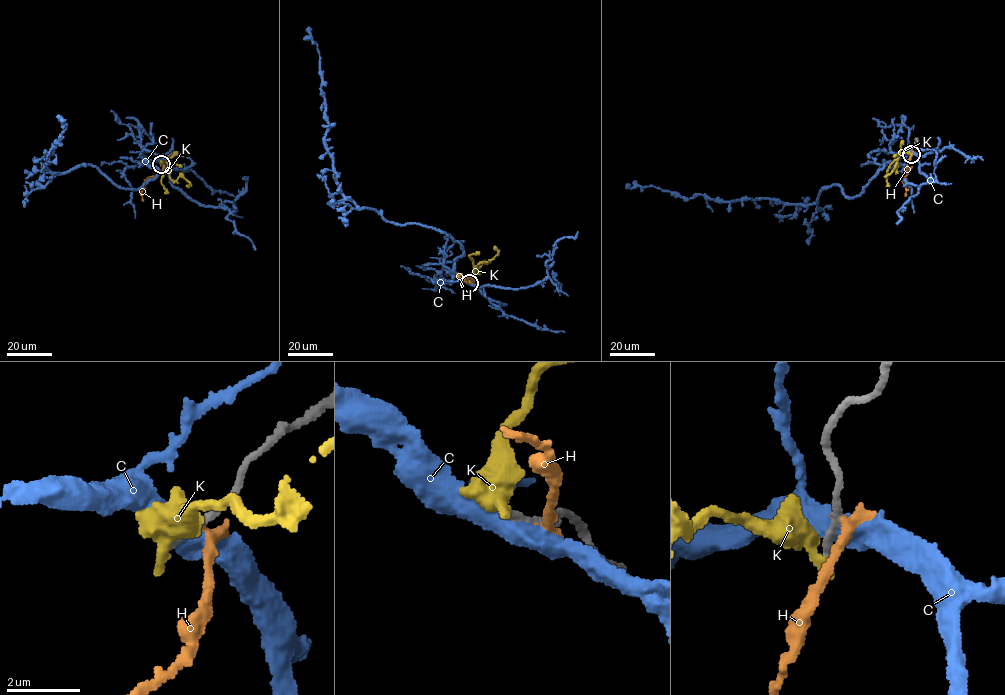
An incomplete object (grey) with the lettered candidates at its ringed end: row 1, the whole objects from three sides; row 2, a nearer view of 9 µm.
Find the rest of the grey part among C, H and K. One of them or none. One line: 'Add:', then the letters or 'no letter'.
Add: no letter

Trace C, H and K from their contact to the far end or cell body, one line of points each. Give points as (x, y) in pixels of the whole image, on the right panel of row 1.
C: (912, 153), (888, 161), (857, 196), (845, 196), (835, 184), (806, 205), (768, 198), (680, 197), (627, 183)
H: (912, 152), (903, 180), (905, 195)
K: (911, 154), (901, 153), (896, 171), (897, 165), (884, 176)

